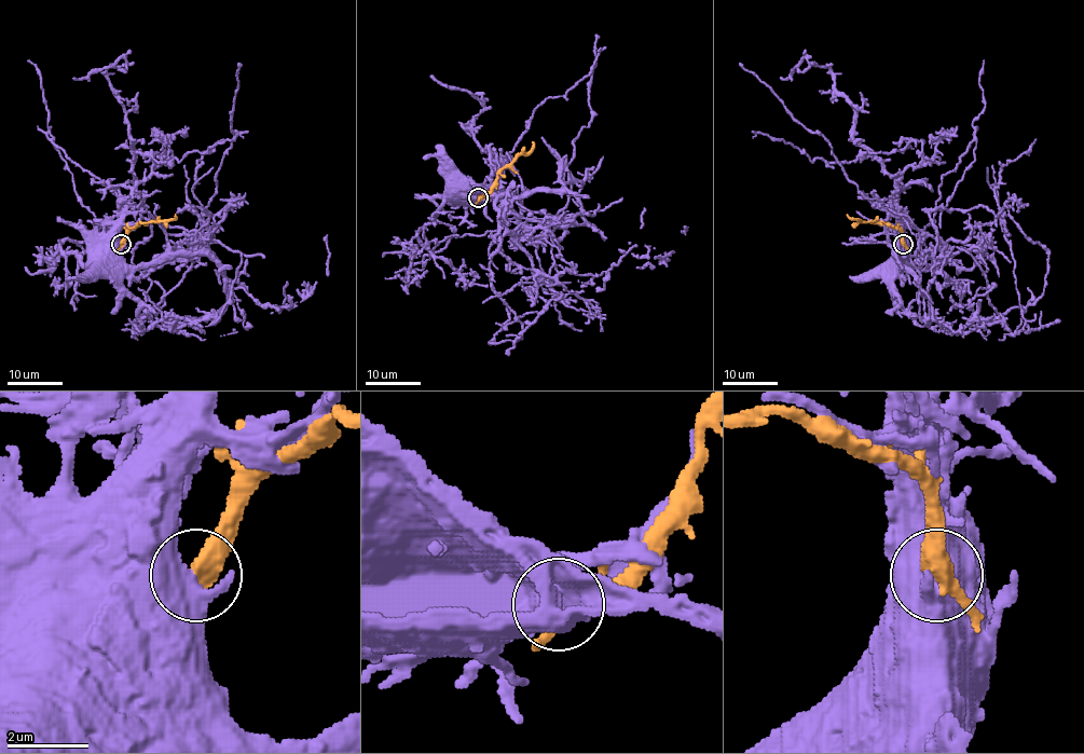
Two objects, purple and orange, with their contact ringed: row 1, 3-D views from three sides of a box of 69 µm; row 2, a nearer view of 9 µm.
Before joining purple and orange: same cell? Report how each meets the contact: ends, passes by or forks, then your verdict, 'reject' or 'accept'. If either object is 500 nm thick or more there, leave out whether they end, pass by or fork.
reject

